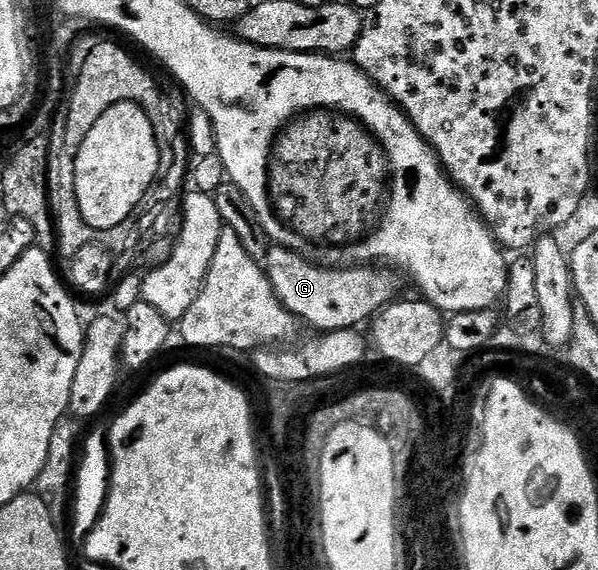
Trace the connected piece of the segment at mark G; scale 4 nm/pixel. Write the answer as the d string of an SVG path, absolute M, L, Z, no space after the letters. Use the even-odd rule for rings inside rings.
M278 246L269 248L265 271L279 301L296 319L311 324L319 332L335 332L363 325L365 320L370 321L380 310L396 301L403 286L398 280L400 277L387 266L325 268L321 264L312 264L293 250Z

